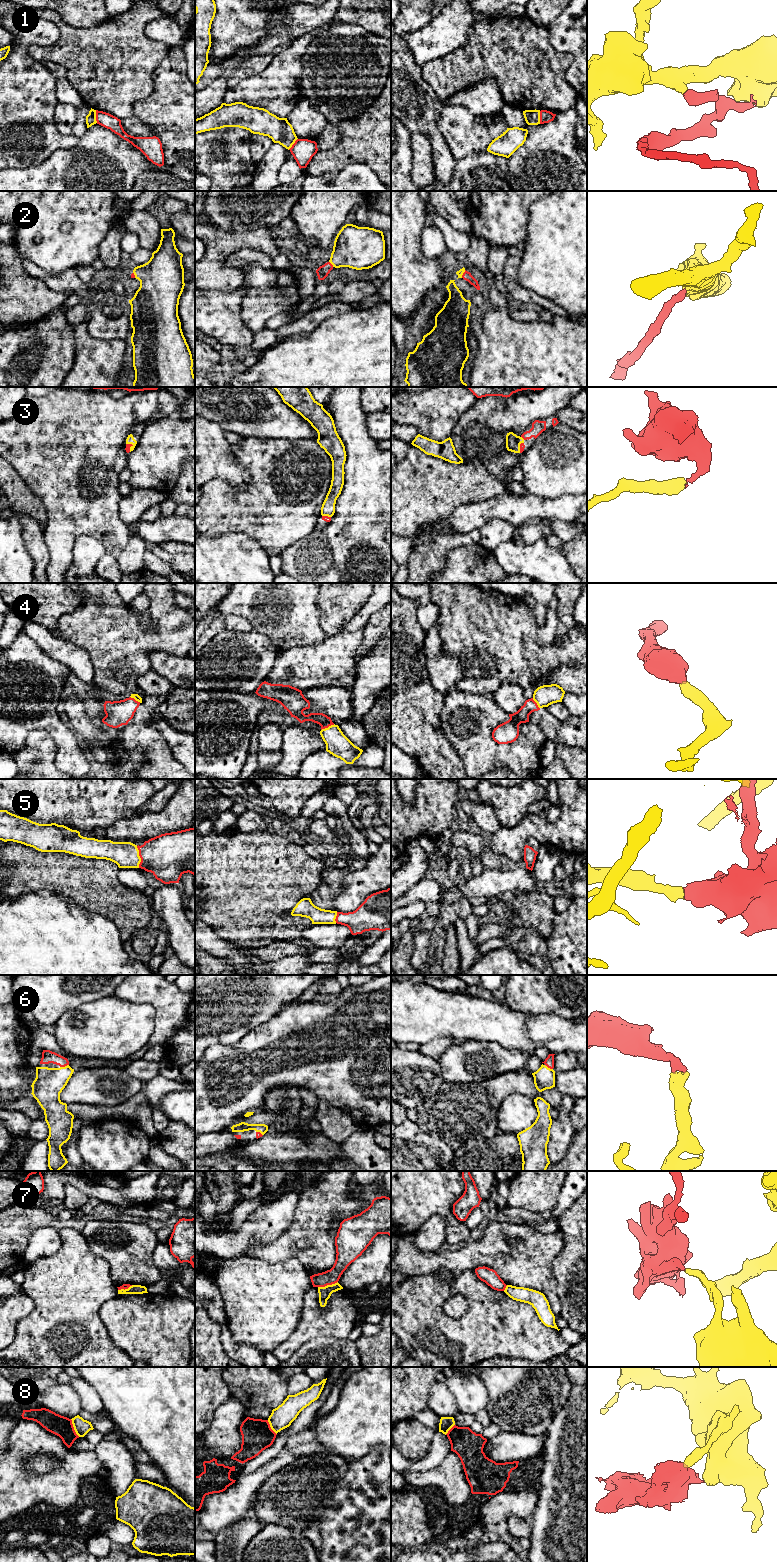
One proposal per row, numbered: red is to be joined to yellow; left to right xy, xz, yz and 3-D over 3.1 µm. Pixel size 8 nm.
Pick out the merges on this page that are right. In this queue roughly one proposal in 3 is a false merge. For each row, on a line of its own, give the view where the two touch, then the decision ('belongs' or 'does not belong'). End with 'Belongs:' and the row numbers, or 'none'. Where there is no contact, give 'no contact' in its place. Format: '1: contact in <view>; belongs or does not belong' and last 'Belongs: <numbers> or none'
1: contact in xy; does not belong
2: contact in xz; belongs
3: contact in xy; belongs
4: contact in xz; belongs
5: contact in xy; belongs
6: contact in xy; belongs
7: contact in xz; does not belong
8: contact in xy; does not belong
Belongs: 2, 3, 4, 5, 6

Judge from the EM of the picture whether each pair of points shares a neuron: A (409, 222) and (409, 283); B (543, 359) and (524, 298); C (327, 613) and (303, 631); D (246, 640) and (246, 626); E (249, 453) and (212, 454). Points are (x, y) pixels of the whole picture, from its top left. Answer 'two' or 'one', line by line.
A: one
B: two
C: two
D: two
E: two

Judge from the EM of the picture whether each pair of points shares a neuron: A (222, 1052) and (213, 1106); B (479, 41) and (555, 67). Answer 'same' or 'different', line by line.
A: same
B: same

